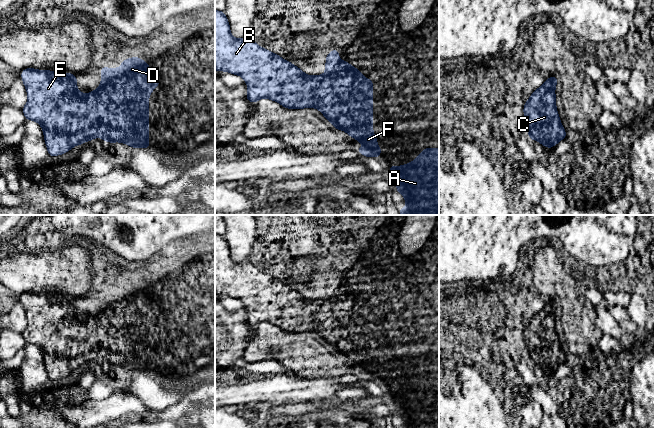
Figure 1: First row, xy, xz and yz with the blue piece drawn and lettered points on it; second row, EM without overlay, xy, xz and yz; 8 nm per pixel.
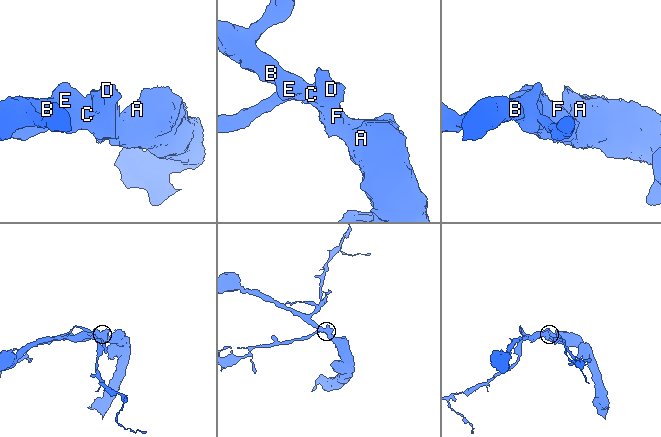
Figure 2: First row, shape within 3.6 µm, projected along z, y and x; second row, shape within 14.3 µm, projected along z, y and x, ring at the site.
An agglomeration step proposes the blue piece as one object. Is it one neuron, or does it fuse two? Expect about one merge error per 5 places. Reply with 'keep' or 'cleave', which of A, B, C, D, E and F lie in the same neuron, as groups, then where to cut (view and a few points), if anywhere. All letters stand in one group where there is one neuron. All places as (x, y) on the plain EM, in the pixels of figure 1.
keep; groups A B C D E F; cut none

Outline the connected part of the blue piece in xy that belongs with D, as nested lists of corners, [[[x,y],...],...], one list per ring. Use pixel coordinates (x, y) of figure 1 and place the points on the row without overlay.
[[[132,281],[121,286],[120,292],[101,291],[101,308],[87,319],[77,314],[75,298],[26,292],[21,296],[28,325],[22,335],[26,344],[40,348],[49,380],[67,377],[76,369],[101,361],[110,367],[121,366],[132,372],[149,372],[149,319],[159,309],[160,302],[150,296],[147,286]]]

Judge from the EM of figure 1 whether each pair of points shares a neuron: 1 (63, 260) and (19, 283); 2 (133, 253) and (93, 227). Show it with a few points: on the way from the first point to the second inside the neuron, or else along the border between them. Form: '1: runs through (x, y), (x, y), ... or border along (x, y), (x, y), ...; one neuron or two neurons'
1: runs through (52, 271), (30, 272); one neuron
2: runs through (123, 243), (107, 227), (103, 227); one neuron

